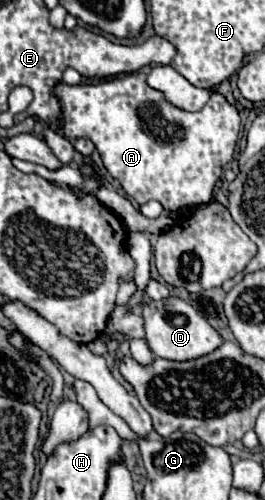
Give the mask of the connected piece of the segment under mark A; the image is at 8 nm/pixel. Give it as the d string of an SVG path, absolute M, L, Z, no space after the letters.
M132 72L122 78L102 80L96 84L58 84L54 94L62 100L64 108L64 136L68 140L88 138L94 142L104 168L110 172L114 180L120 182L124 192L134 198L140 206L148 200L158 200L164 210L174 212L184 206L202 206L212 200L212 192L216 182L222 176L222 168L232 160L236 150L236 140L240 132L240 114L234 104L226 100L224 94L212 92L206 106L198 112L182 112L174 108L162 96L162 92L150 88L146 84L144 72Z

